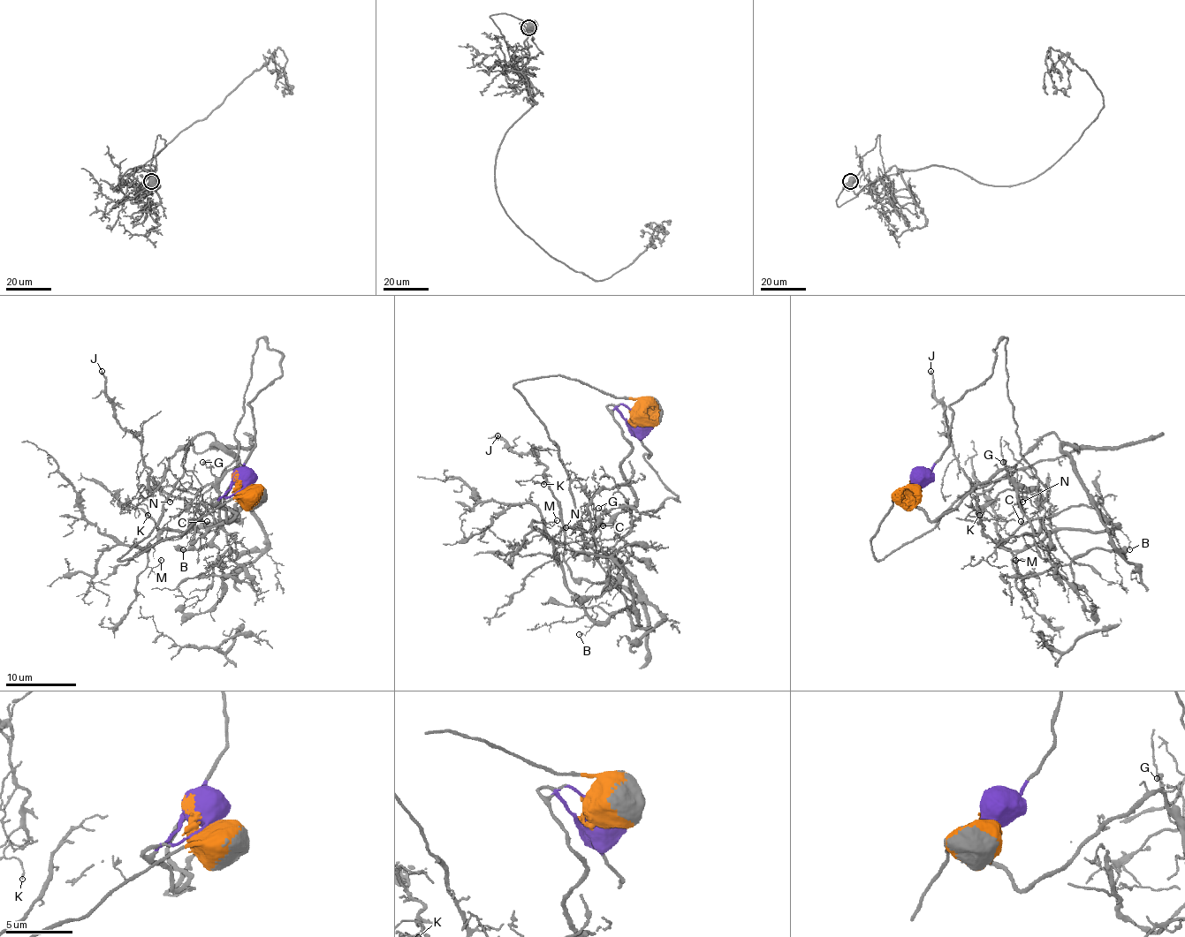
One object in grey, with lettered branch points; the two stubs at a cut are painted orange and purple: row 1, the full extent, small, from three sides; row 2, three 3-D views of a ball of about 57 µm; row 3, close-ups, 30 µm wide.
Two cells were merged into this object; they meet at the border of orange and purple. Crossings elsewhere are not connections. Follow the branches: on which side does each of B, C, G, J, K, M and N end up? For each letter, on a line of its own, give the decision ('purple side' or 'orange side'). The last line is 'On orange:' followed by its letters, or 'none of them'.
B: orange side
C: purple side
G: purple side
J: orange side
K: orange side
M: orange side
N: purple side
On orange: B, J, K, M

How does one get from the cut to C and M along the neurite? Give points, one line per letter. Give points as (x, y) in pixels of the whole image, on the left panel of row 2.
C: (239, 482), (216, 505), (228, 521), (224, 494), (240, 473), (203, 487), (194, 514), (207, 521)
M: (239, 482), (119, 560), (196, 436), (235, 461), (242, 505), (163, 530), (148, 565), (162, 560)

